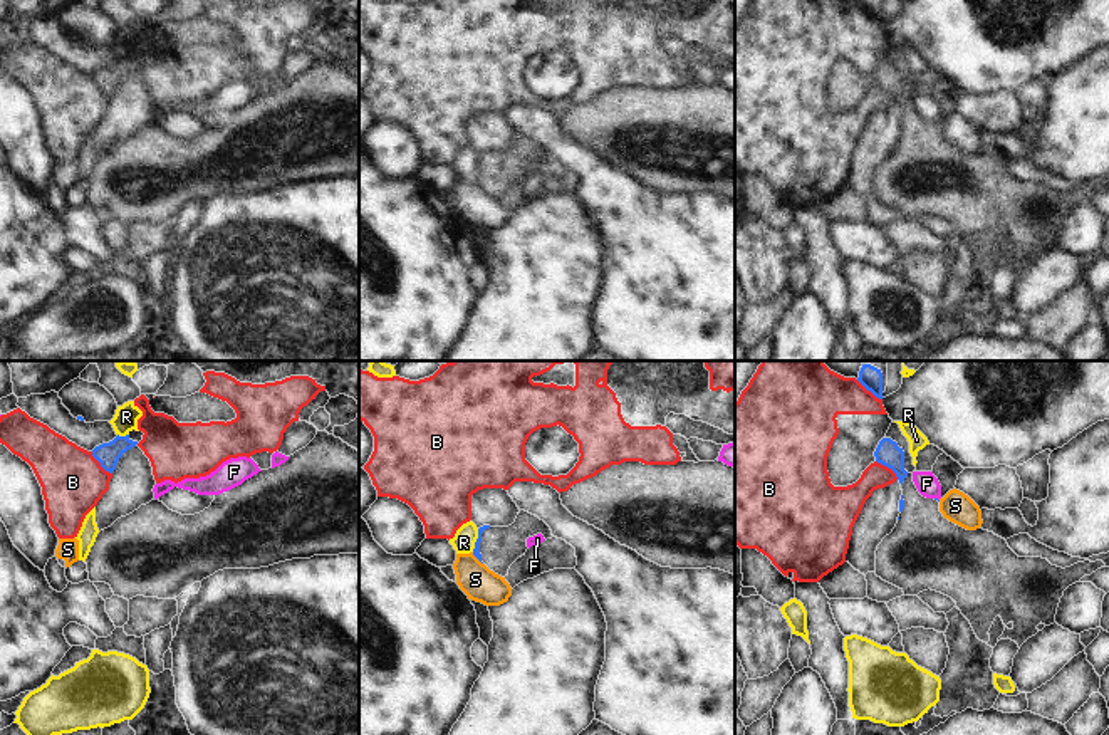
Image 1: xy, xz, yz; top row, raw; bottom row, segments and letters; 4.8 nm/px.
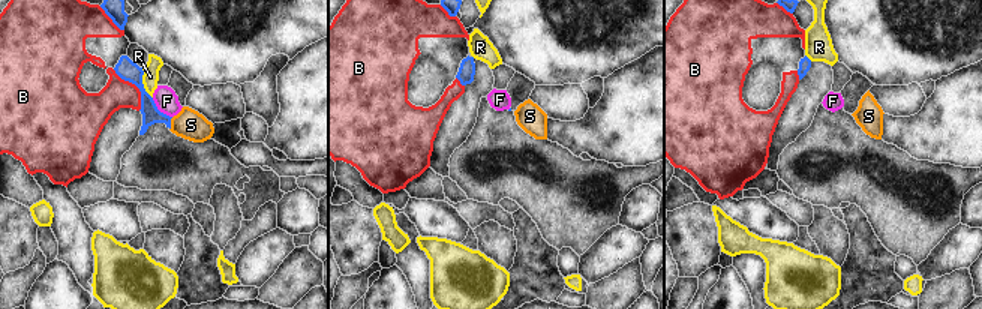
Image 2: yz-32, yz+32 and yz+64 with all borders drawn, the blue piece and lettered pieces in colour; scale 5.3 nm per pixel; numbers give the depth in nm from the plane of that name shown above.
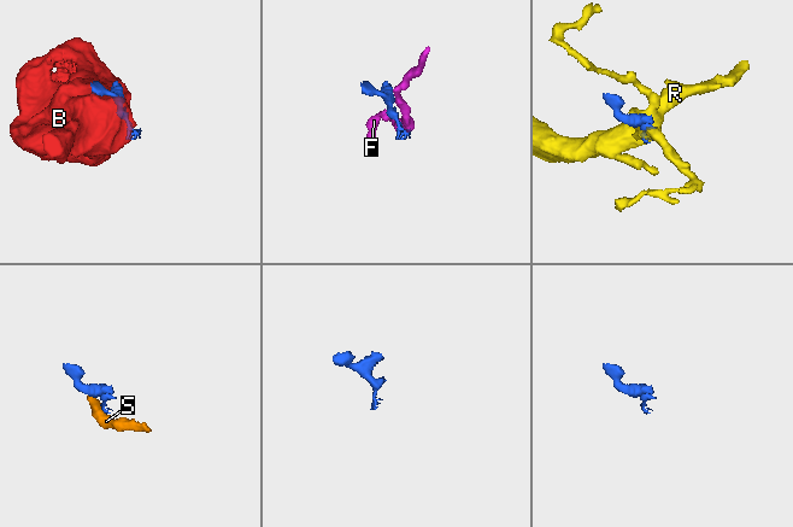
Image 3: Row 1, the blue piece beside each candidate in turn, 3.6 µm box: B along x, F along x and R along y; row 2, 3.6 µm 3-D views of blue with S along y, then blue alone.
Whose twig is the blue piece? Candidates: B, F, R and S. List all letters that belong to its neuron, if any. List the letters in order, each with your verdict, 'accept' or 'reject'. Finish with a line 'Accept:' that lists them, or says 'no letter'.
B: reject
F: reject
R: reject
S: reject
Accept: no letter

